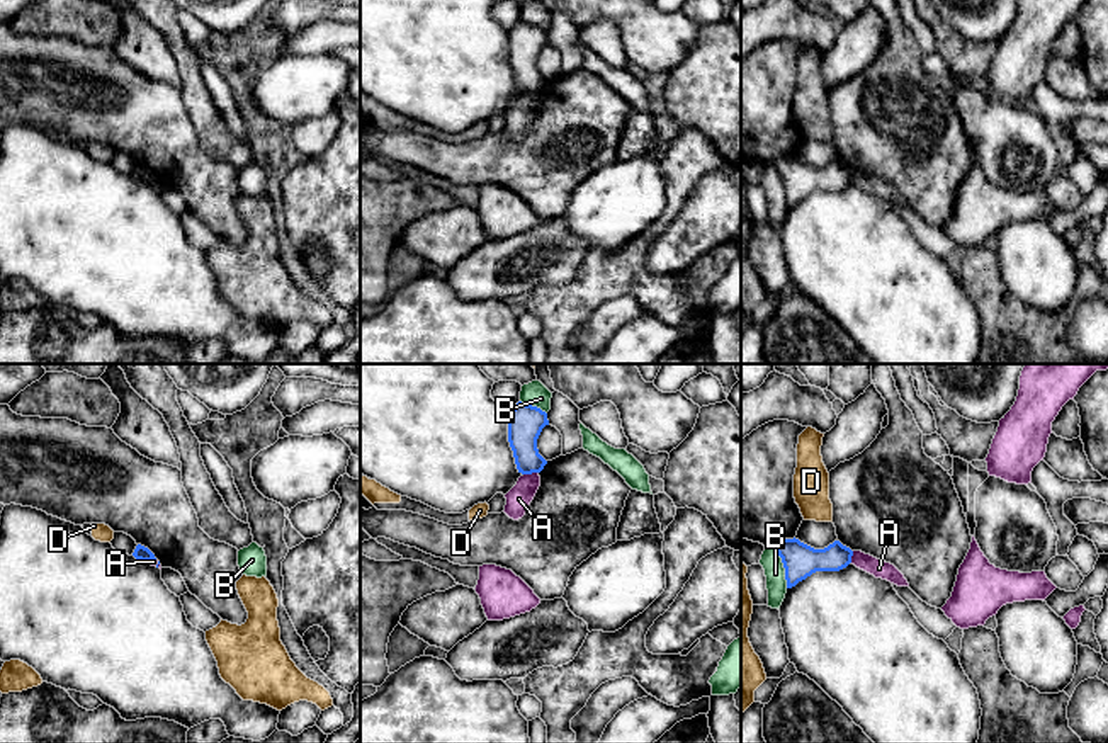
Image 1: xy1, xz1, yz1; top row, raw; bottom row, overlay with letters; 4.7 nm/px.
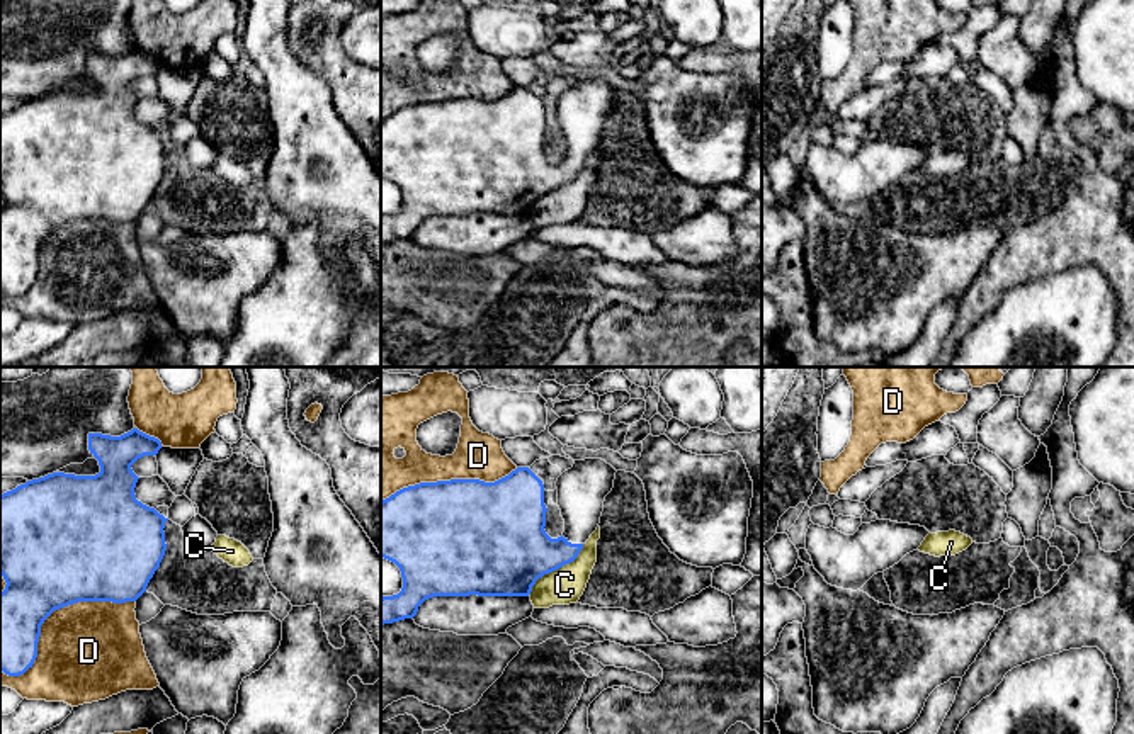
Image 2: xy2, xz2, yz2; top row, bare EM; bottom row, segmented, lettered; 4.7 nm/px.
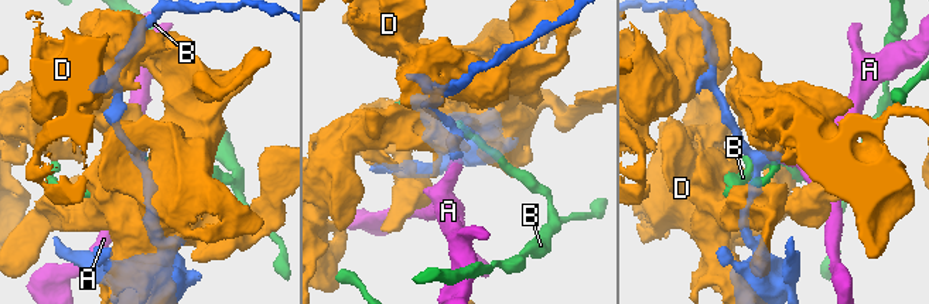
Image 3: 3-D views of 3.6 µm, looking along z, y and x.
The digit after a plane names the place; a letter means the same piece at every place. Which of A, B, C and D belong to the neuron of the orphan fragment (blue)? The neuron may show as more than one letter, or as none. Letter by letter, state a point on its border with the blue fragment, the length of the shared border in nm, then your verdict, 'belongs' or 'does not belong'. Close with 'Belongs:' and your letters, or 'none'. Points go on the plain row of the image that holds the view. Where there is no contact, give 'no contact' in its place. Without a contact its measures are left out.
A: xz1 (531, 92) | 70 nm | does not belong
B: yz1 (784, 186) | 220 nm | does not belong
C: xz2 (555, 189) | 360 nm | does not belong
D: xy2 (51, 231) | 700 nm | does not belong
Belongs: none

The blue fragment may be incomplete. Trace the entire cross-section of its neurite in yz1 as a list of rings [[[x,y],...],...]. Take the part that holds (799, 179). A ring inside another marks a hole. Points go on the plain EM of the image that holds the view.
[[[778,158],[768,163],[782,177],[787,207],[795,206],[816,190],[839,190],[851,182],[853,170],[834,160],[824,168],[814,168],[799,158]]]

